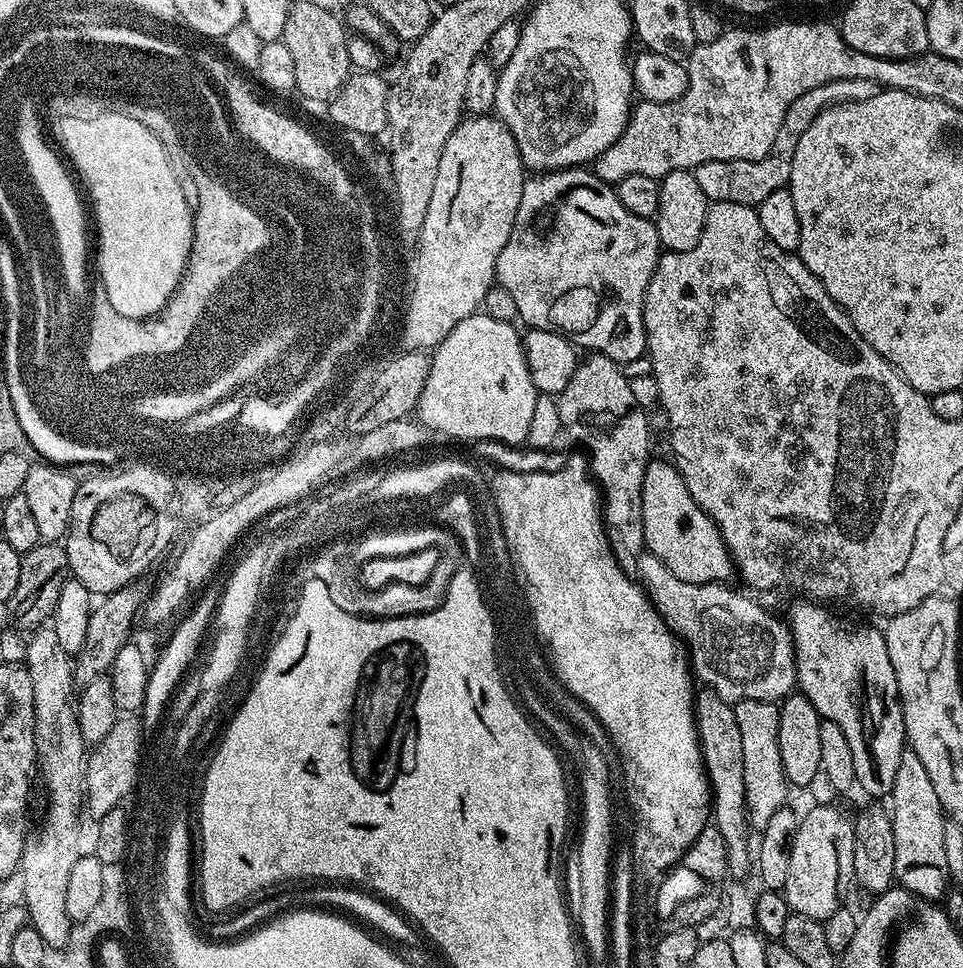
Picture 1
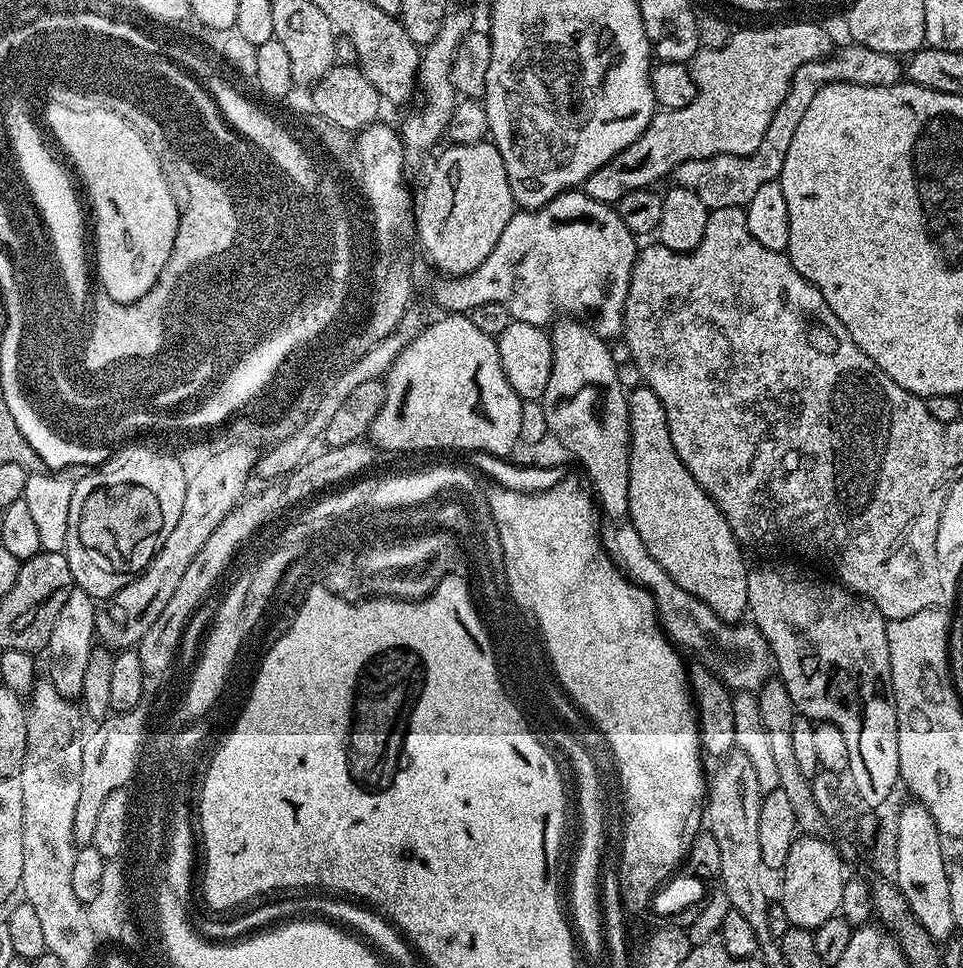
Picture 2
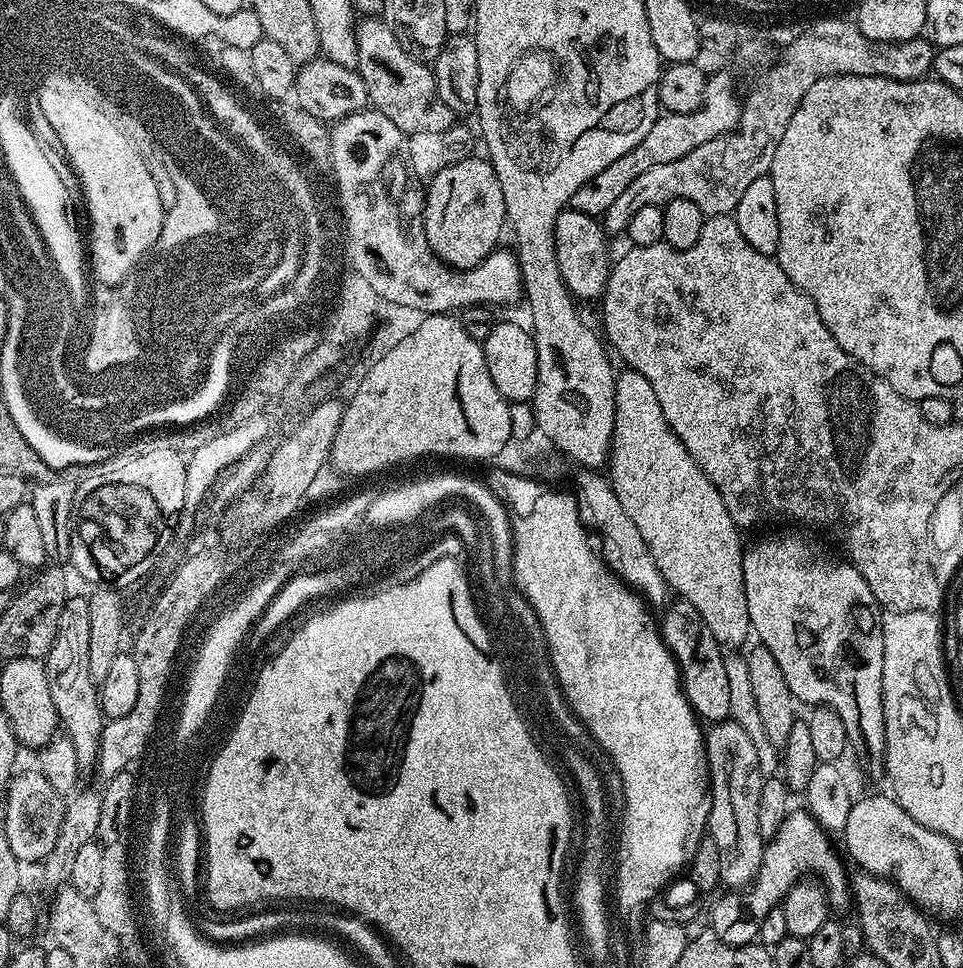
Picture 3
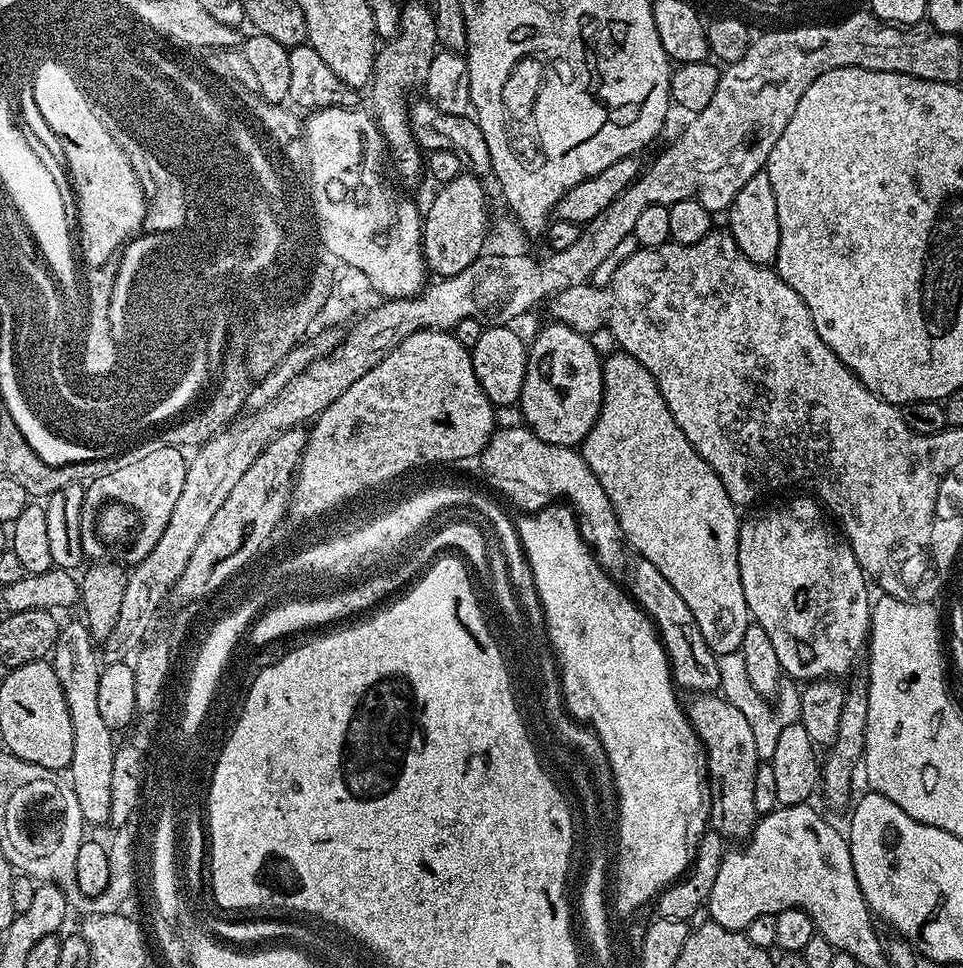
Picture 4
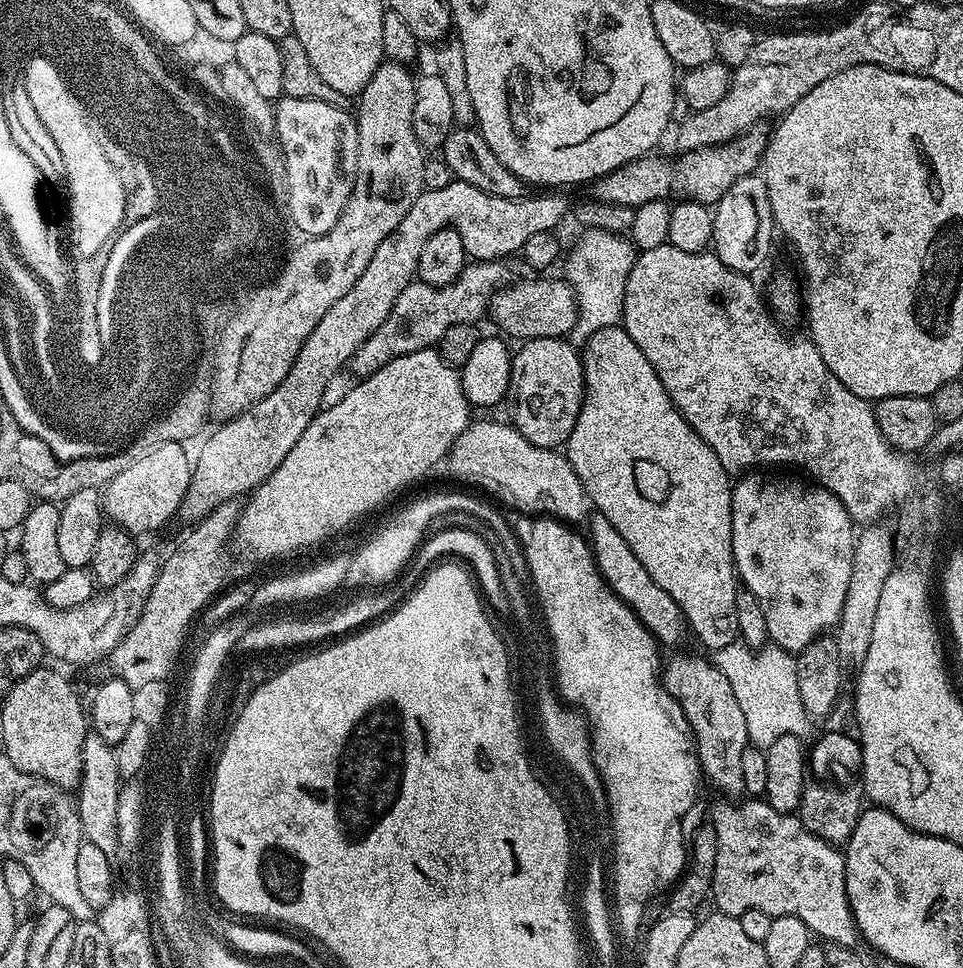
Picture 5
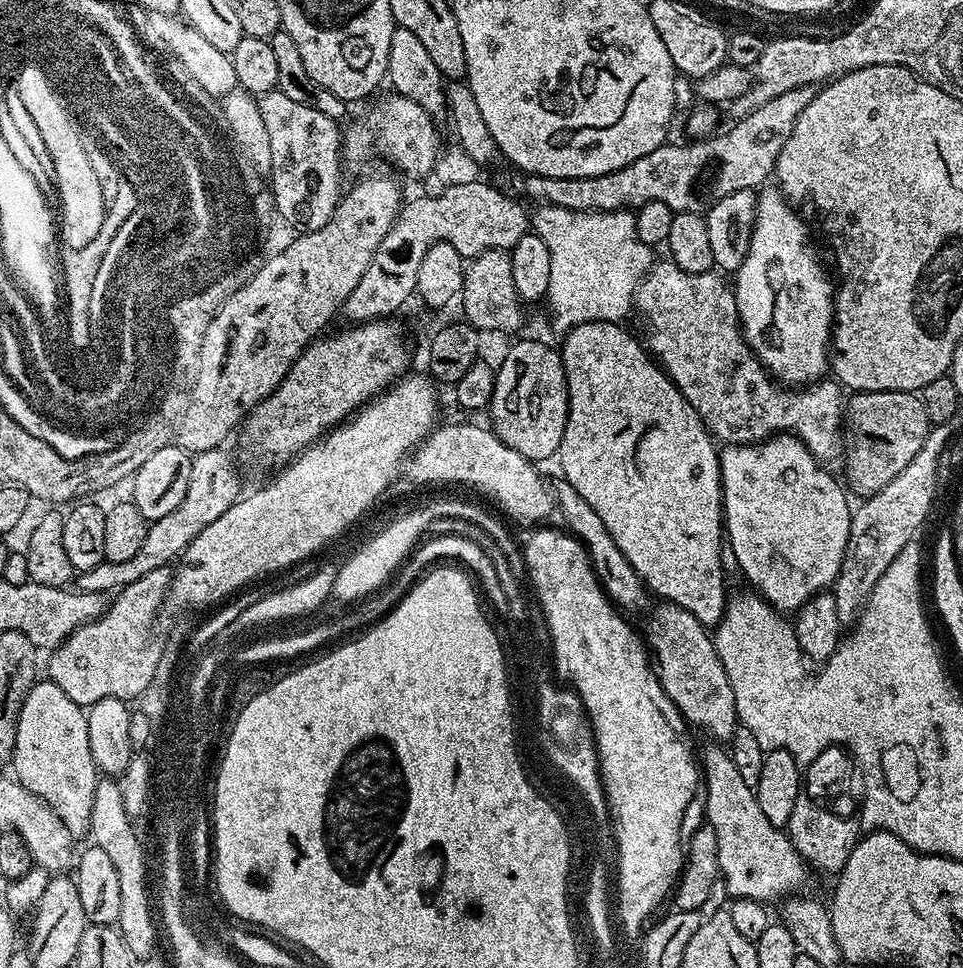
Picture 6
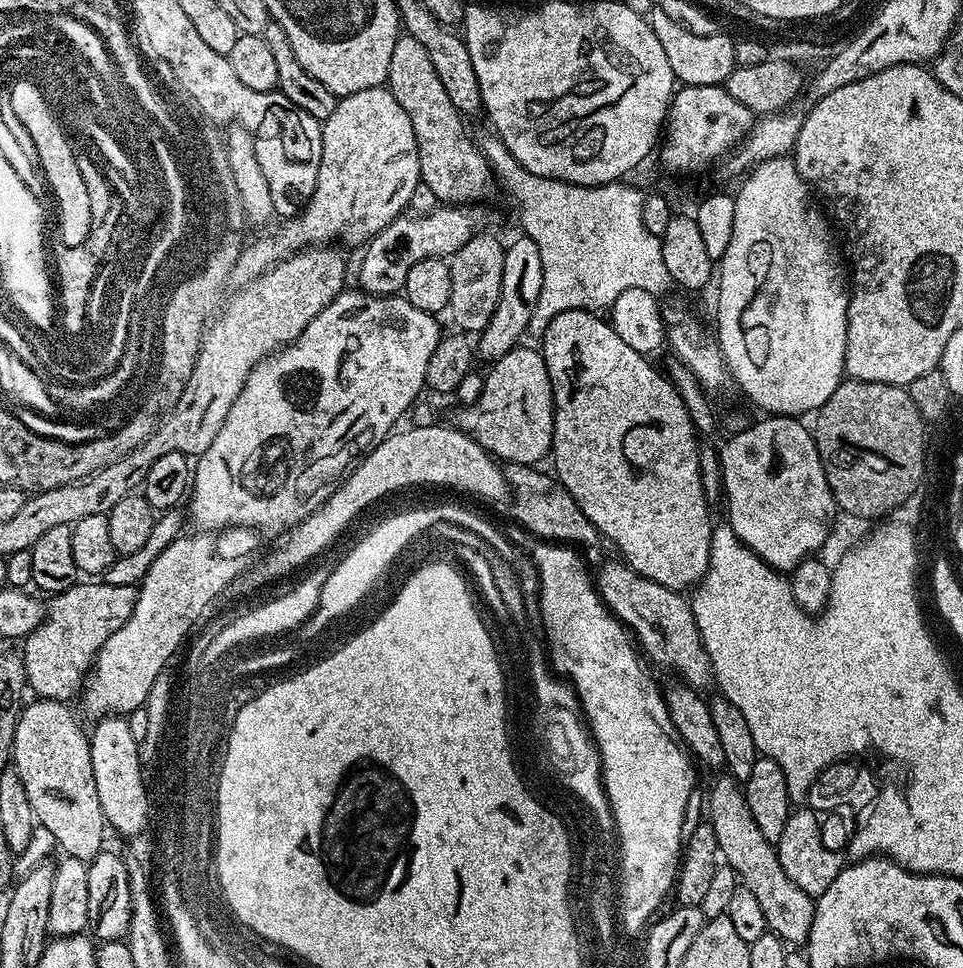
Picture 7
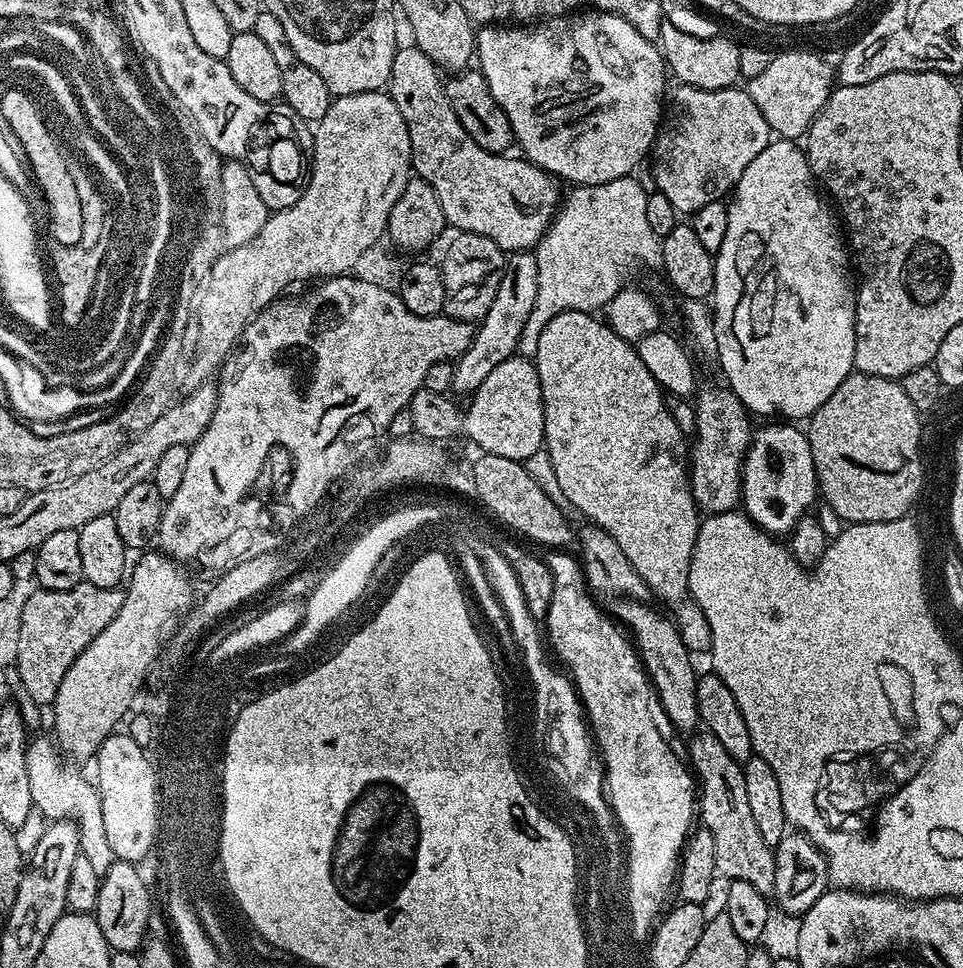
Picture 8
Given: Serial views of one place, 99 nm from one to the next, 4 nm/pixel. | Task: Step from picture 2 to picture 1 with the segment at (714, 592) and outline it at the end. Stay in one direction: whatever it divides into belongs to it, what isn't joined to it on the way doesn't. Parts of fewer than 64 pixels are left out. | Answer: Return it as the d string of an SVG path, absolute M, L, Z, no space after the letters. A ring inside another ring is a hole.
M649 459L642 478L640 505L645 549L653 552L664 563L666 570L682 582L715 584L731 581L731 576L734 576L732 556L718 526L700 509L698 502L694 502L675 463L665 460Z

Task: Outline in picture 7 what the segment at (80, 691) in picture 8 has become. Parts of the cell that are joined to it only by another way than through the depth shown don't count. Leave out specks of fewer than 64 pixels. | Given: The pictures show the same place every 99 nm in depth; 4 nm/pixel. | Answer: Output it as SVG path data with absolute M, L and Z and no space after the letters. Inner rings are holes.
M225 528L215 532L203 530L197 536L182 534L146 570L144 579L138 585L132 616L118 630L106 638L102 650L98 650L96 661L85 679L82 689L84 708L92 718L124 716L136 708L145 707L155 680L169 667L168 659L180 648L180 643L188 636L188 631L200 620L200 615L227 590L235 585L253 563L256 552L257 533L250 528Z

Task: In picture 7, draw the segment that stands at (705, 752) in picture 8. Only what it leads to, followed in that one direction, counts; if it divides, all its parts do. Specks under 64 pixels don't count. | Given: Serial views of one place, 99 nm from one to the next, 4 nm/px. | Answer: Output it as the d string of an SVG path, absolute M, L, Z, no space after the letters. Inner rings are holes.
M727 774L721 776L715 780L708 796L708 820L714 826L721 859L736 872L741 885L758 898L768 931L780 937L785 945L807 945L814 922L816 900L808 896L806 890L798 890L798 886L794 886L794 882L786 878L786 870L782 870L775 845L763 837L762 830L759 830L750 814L741 785Z

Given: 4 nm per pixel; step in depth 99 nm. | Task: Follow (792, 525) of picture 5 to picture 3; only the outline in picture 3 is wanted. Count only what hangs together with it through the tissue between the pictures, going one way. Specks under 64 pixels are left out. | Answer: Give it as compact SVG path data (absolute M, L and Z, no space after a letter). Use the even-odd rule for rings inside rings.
M776 536L762 541L752 548L747 547L743 556L743 588L746 590L747 614L751 620L751 631L760 638L759 643L774 656L786 678L795 699L801 705L819 706L834 710L842 718L842 726L846 726L848 742L854 746L859 755L866 761L866 772L869 777L885 775L884 771L884 703L882 702L882 658L884 657L884 639L882 638L882 609L874 598L870 586L866 586L866 578L858 574L858 570L847 559L835 560L832 556L820 552L816 544L803 540L800 536Z

